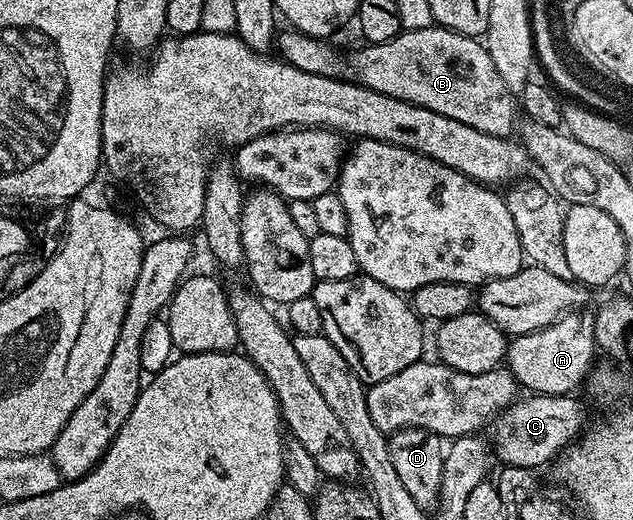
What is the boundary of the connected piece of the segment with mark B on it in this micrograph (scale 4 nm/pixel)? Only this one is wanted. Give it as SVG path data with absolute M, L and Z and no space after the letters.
M434 25L419 30L402 30L382 44L367 43L355 51L343 54L329 46L329 43L322 38L308 37L305 33L294 29L288 32L281 31L276 34L276 56L305 74L323 75L324 78L355 82L366 86L369 90L379 91L380 94L415 103L416 106L426 107L427 110L436 111L439 115L446 115L449 119L457 119L459 123L475 127L484 134L509 137L512 129L514 132L517 123L514 94L507 89L503 78L499 76L486 46L474 37L467 37L453 29Z

